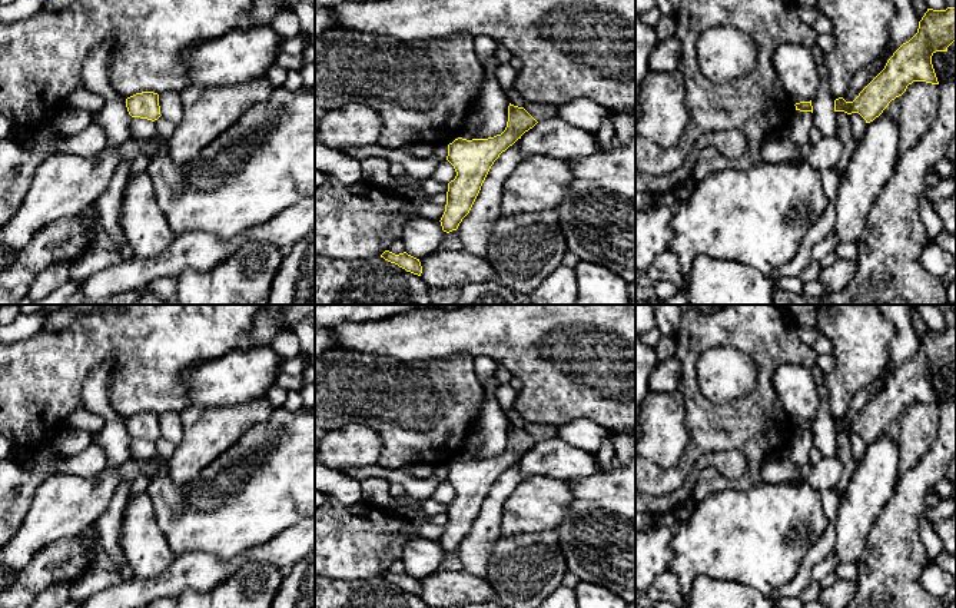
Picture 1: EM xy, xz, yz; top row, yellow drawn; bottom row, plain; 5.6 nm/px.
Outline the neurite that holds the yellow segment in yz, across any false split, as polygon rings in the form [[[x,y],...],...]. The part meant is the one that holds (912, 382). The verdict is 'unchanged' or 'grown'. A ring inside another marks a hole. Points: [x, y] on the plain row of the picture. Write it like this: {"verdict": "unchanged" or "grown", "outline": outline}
{"verdict": "unchanged", "outline": [[[956,328],[927,329],[919,342],[917,353],[893,373],[884,389],[853,422],[836,419],[834,432],[859,433],[866,443],[870,443],[913,402],[939,405],[932,376],[936,372],[947,372],[953,362],[956,362]]]}

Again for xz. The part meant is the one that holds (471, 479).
{"verdict": "unchanged", "outline": [[[509,423],[507,448],[501,455],[472,461],[458,458],[448,465],[447,481],[454,486],[457,496],[448,504],[445,532],[439,541],[444,552],[458,549],[494,482],[537,443],[524,428]]]}

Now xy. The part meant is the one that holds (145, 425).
{"verdict": "unchanged", "outline": [[[142,412],[127,418],[126,428],[132,438],[140,438],[155,442],[162,436],[159,415],[153,412]]]}

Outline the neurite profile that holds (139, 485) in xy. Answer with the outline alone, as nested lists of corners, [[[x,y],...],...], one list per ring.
[[[139,475],[136,479],[133,479],[132,486],[130,486],[130,491],[127,494],[127,502],[133,496],[145,492],[146,488],[149,486],[149,484],[150,484],[150,479],[147,476],[145,476],[145,475]]]

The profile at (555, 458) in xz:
[[[551,438],[538,442],[520,462],[521,479],[547,475],[557,479],[591,476],[598,469],[595,453],[575,448],[565,441]]]

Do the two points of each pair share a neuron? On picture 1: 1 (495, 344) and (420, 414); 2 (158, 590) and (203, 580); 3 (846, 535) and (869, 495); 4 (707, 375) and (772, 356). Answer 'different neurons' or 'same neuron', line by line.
1: different neurons
2: same neuron
3: same neuron
4: different neurons

